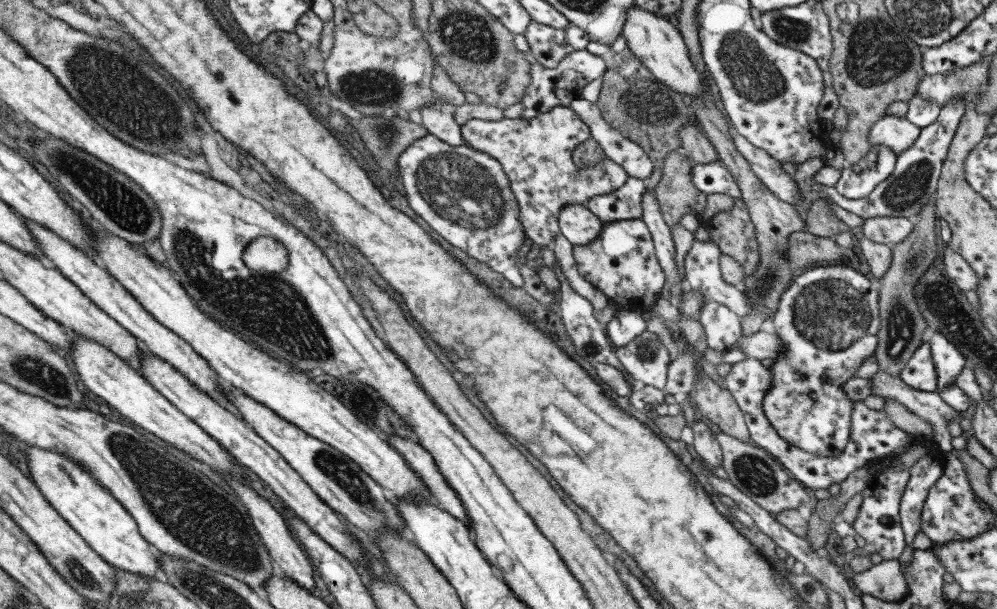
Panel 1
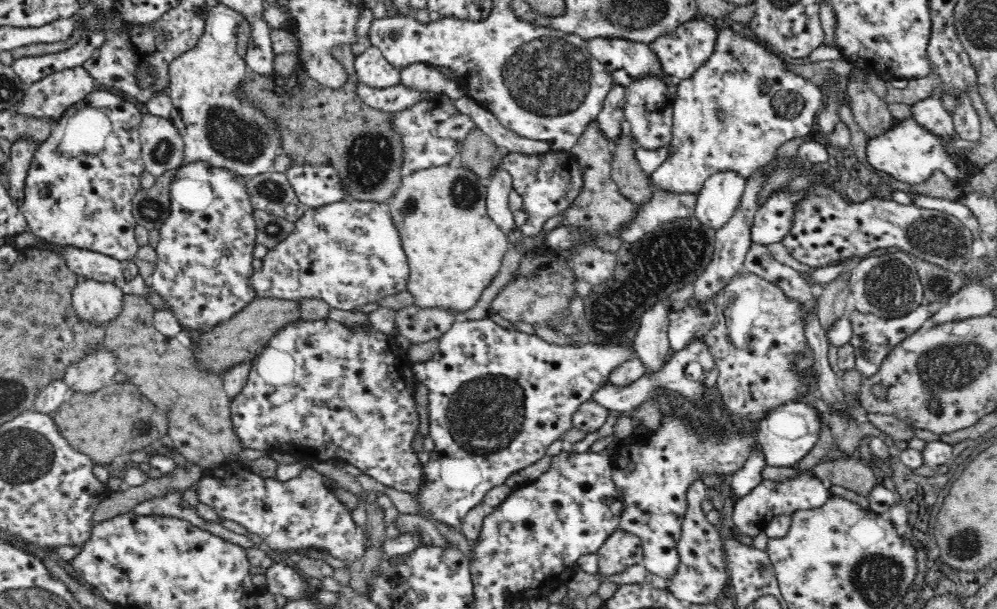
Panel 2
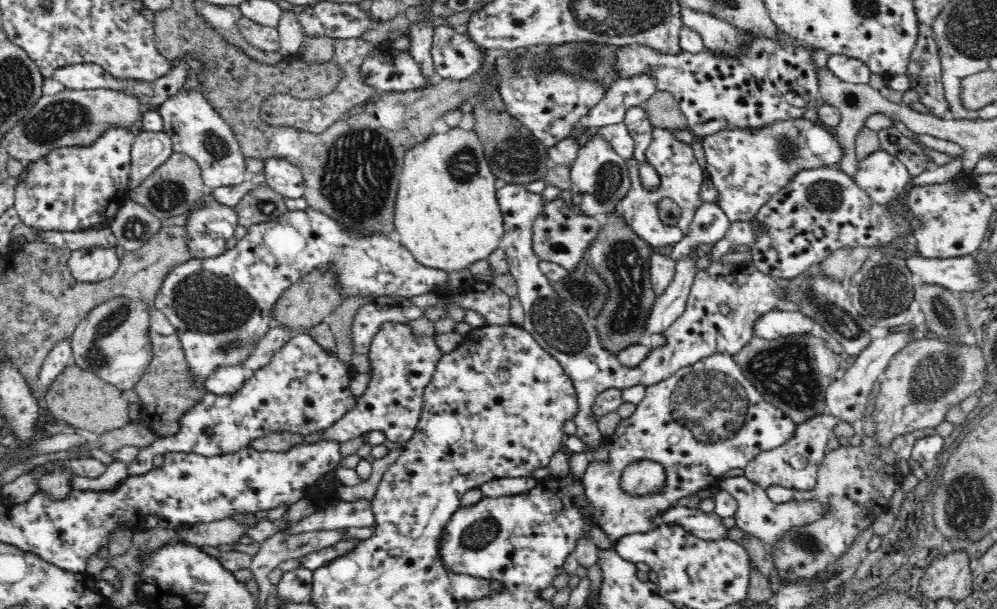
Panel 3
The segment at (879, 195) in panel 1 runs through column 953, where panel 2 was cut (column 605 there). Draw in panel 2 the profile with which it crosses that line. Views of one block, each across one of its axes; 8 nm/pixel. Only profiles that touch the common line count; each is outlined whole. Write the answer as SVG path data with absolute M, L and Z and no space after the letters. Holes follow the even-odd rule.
M614 82L613 88L610 88L610 92L606 95L602 111L596 118L610 142L615 141L615 138L621 133L623 124L625 124L625 100L625 88Z

